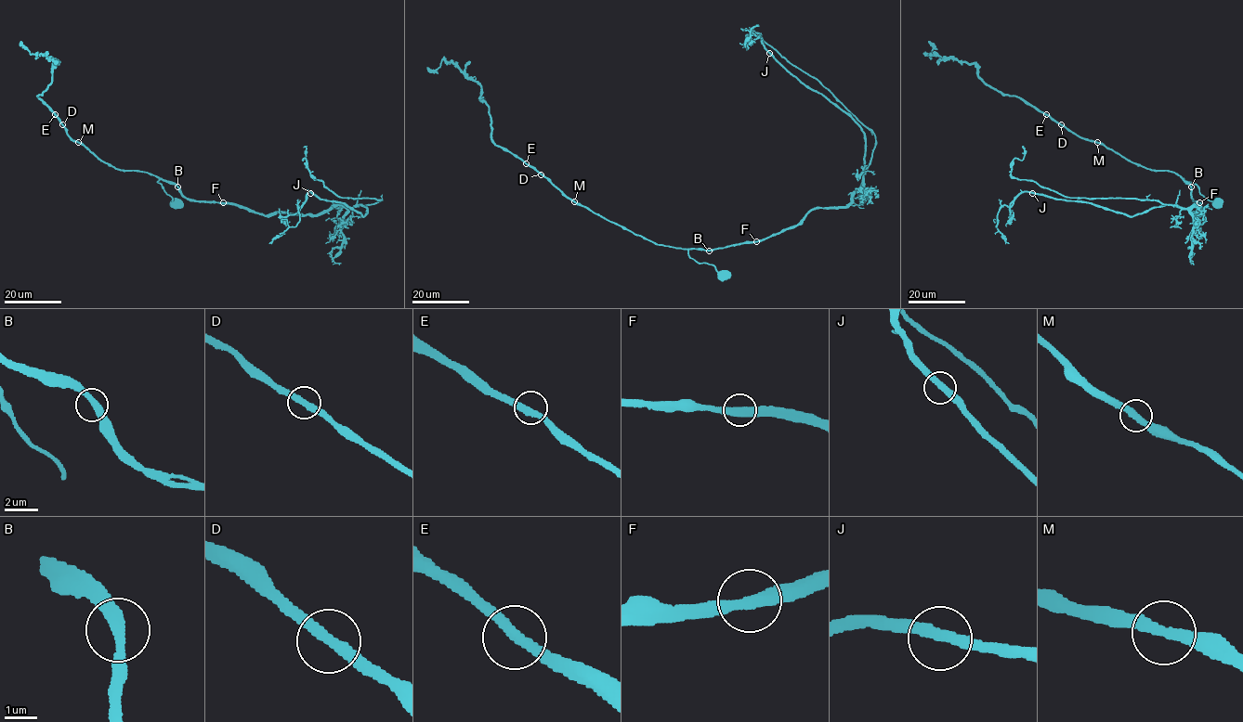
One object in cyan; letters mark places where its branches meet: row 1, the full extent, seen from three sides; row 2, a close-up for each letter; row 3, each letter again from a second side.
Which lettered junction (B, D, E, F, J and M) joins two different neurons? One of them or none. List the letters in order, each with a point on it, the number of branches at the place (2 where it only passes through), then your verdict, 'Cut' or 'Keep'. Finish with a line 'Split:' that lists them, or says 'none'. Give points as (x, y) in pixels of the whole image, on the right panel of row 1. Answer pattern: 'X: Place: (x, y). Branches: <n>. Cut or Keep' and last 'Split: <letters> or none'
B: Place: (1191, 186). Branches: 2. Keep
D: Place: (1061, 124). Branches: 2. Keep
E: Place: (1046, 114). Branches: 2. Keep
F: Place: (1199, 202). Branches: 2. Keep
J: Place: (1032, 193). Branches: 2. Keep
M: Place: (1097, 142). Branches: 2. Keep
Split: none

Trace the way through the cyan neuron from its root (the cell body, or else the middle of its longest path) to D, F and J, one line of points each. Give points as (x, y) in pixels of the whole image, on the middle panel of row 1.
D: (723, 275), (712, 264), (693, 260), (686, 249), (656, 244), (576, 204), (541, 174)
F: (723, 275), (712, 264), (693, 260), (688, 254), (689, 250), (714, 250), (756, 241)
J: (723, 275), (689, 250), (764, 240), (812, 210), (848, 206), (862, 181), (859, 125), (769, 53)

